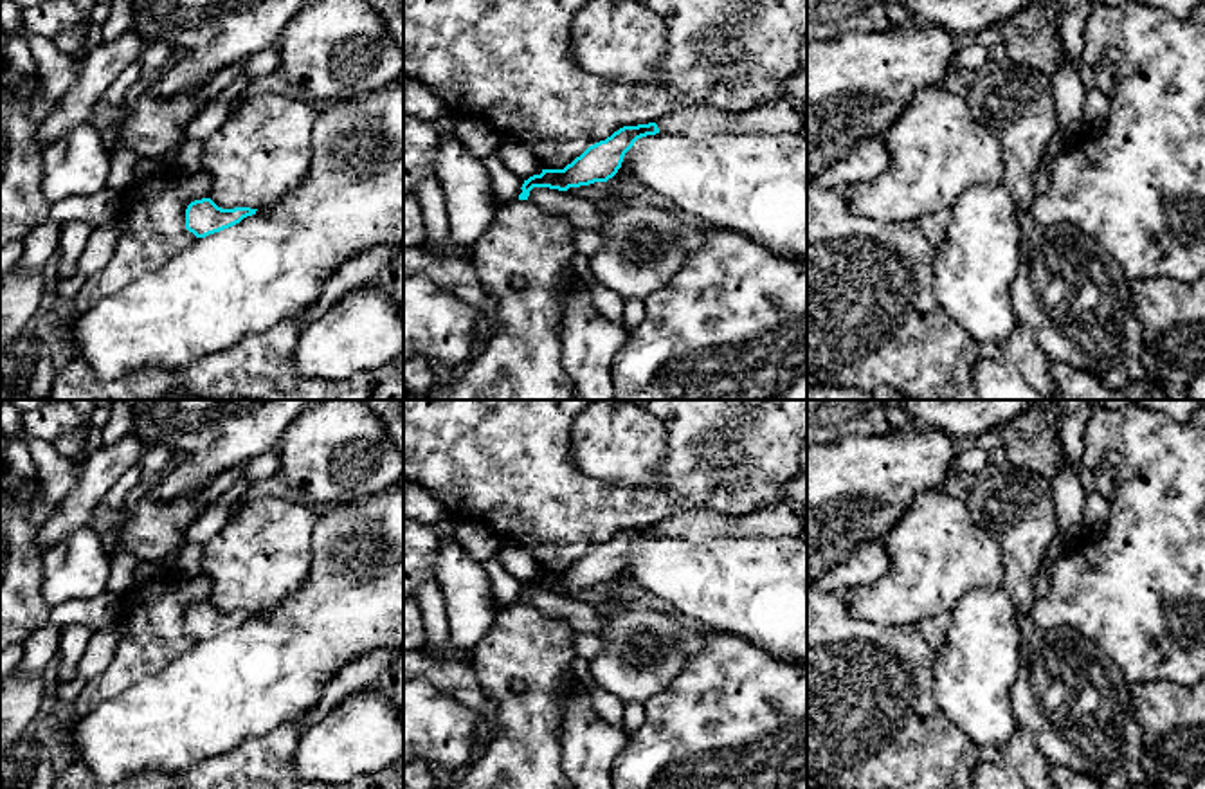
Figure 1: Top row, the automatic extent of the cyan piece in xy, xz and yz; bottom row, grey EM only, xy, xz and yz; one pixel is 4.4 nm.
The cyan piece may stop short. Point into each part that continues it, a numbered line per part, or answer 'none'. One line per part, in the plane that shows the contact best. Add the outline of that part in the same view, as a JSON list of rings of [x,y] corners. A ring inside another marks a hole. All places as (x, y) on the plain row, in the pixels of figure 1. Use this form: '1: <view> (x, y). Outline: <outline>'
1: xz (696, 526). Outline: [[[778,503],[749,517],[688,510],[657,522],[656,528],[659,537],[702,544],[717,537],[791,537],[800,535],[807,526],[800,508]]]

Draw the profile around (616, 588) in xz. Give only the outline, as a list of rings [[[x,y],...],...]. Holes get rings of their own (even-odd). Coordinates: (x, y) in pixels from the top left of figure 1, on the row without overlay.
[[[618,573],[618,576],[607,584],[607,598],[600,605],[620,607],[632,603],[623,593],[627,587],[636,585],[636,582],[625,573]]]

